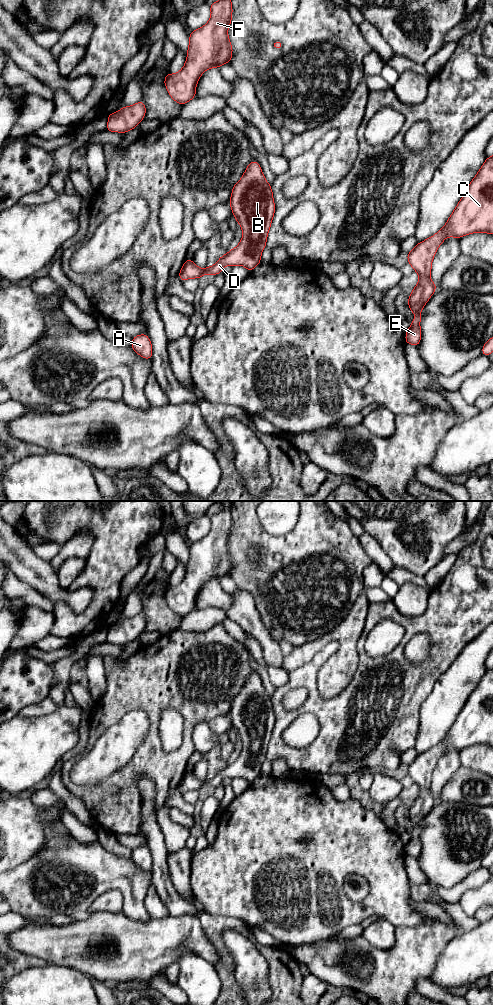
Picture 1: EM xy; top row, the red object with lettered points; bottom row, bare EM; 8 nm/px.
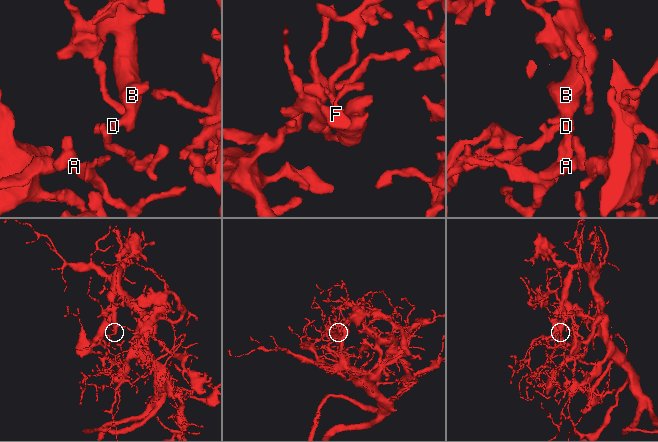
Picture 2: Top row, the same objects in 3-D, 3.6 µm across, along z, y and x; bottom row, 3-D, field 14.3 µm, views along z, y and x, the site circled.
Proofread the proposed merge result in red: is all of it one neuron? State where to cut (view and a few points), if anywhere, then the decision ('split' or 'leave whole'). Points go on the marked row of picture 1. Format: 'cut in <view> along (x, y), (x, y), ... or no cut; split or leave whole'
no cut; leave whole

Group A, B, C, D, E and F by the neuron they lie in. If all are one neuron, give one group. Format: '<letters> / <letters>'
A B C D E F

